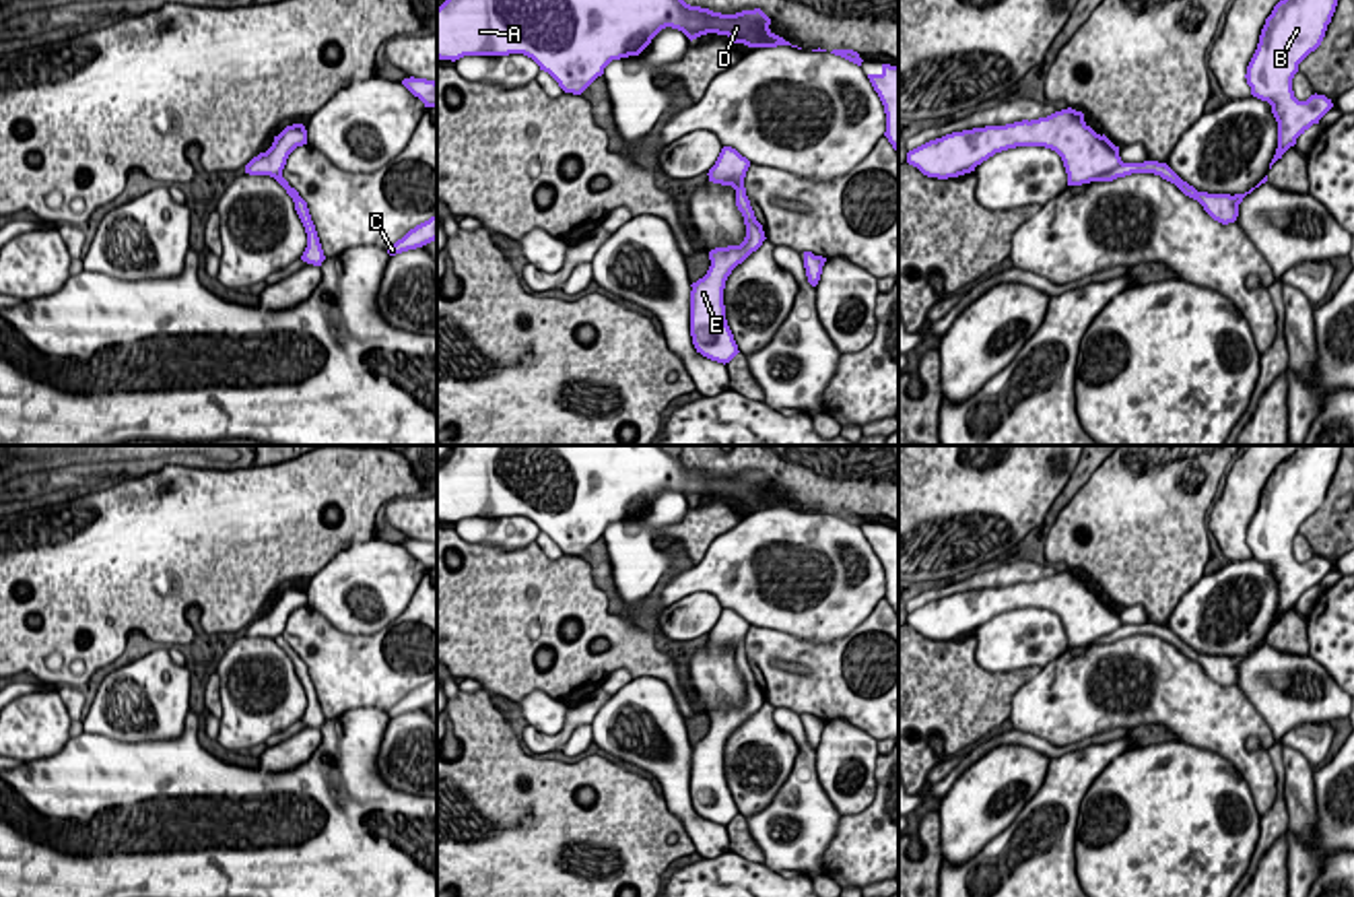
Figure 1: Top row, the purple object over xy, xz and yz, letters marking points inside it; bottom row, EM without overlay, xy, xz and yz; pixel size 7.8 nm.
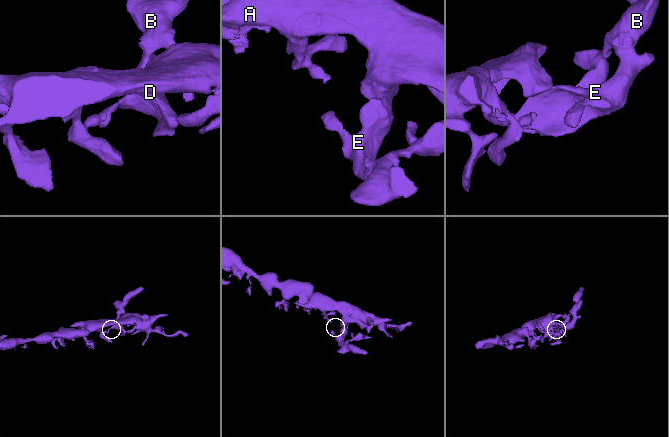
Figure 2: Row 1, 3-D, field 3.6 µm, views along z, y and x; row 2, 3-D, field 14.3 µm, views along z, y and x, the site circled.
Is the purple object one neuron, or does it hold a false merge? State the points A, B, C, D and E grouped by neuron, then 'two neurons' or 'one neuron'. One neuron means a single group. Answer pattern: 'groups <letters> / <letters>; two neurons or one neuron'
groups A B C D E; one neuron

